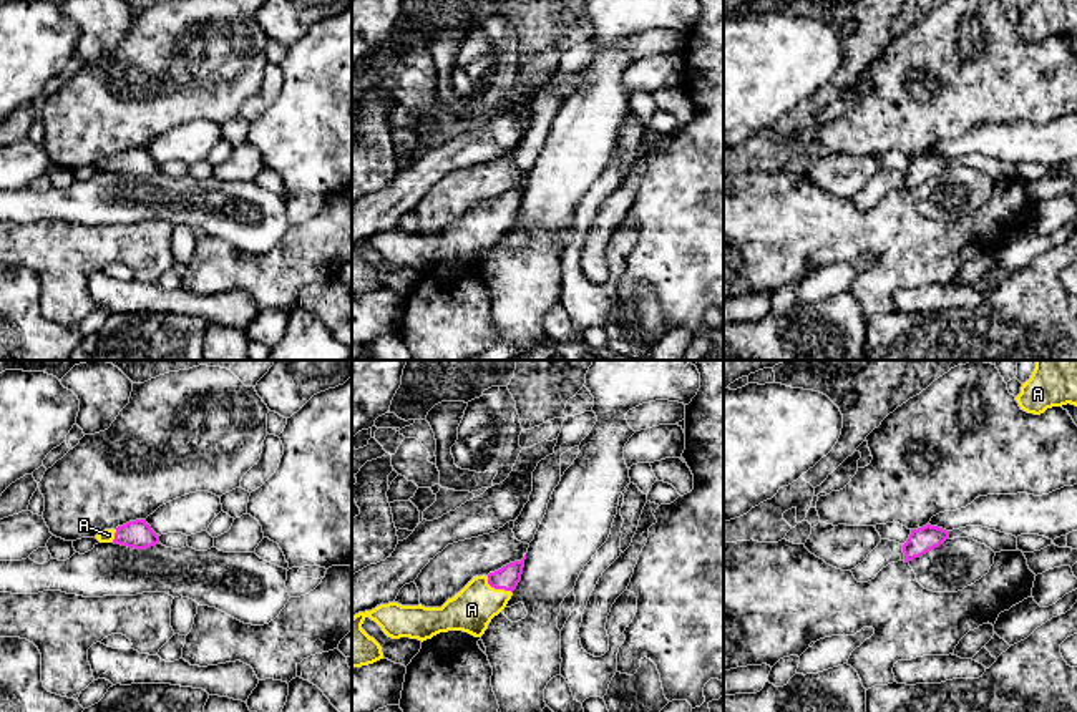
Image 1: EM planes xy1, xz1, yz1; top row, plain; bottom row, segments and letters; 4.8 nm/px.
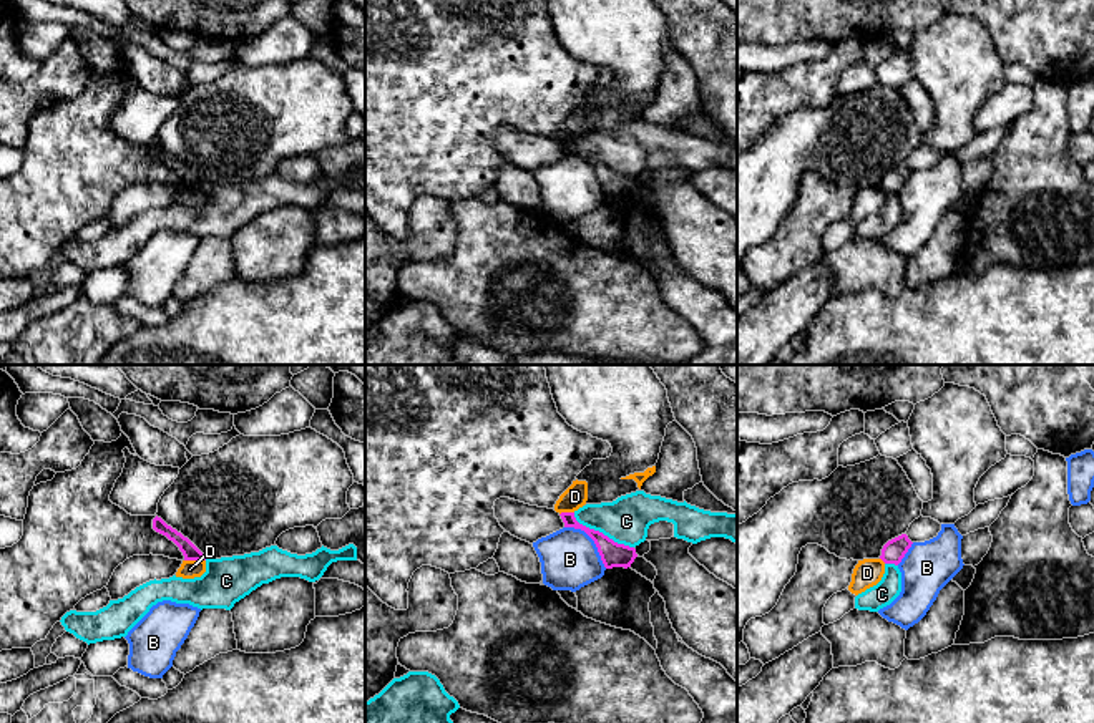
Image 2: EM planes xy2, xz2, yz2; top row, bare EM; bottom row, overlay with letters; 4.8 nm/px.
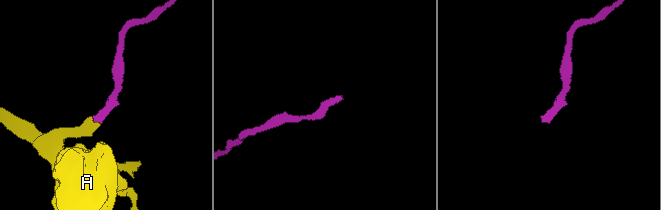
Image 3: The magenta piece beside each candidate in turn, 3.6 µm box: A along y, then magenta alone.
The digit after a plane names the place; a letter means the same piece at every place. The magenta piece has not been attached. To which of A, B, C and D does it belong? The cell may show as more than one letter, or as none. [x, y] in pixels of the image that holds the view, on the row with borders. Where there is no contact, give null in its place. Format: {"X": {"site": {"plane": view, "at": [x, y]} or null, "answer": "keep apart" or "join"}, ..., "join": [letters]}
{"A": {"site": {"plane": "xz1", "at": [497, 588]}, "answer": "join"}, "B": {"site": {"plane": "xz2", "at": [593, 539]}, "answer": "keep apart"}, "C": {"site": {"plane": "xz2", "at": [601, 533]}, "answer": "keep apart"}, "D": {"site": {"plane": "xy2", "at": [195, 559]}, "answer": "keep apart"}, "join": ["A"]}

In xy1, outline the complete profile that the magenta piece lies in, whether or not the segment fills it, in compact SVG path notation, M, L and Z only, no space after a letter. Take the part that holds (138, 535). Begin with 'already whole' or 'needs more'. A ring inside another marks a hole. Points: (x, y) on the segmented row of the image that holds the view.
needs more; M146 519L129 521L116 529L105 529L95 536L100 543L115 543L134 549L146 549L159 544L159 534L156 534Z

